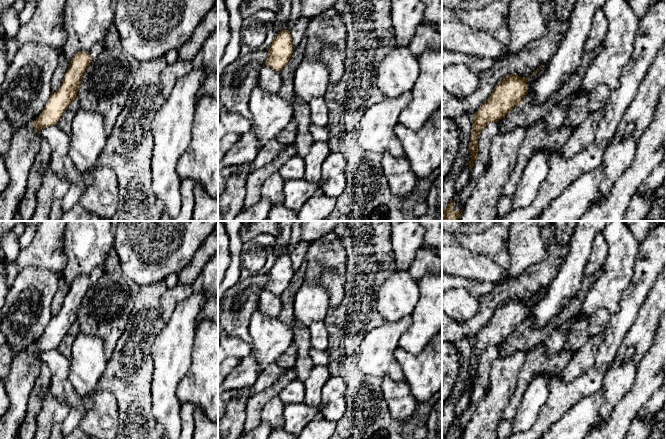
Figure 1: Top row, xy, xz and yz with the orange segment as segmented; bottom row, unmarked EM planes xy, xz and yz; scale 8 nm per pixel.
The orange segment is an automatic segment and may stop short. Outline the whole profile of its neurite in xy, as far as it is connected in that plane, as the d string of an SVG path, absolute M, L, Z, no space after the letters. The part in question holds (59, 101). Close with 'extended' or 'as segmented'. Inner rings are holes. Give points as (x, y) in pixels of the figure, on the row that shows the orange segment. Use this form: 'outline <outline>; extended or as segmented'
outline M86 51L76 53L70 60L60 88L52 92L44 110L32 124L38 134L42 128L57 125L70 103L77 98L79 85L90 62L90 54Z; as segmented

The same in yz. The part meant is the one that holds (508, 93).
outline M516 74L506 76L493 89L490 97L472 116L470 137L469 169L472 171L478 156L478 136L488 122L498 122L515 106L522 104L522 98L528 94L527 79Z; as segmented

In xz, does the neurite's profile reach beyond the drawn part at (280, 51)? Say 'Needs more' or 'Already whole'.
Already whole

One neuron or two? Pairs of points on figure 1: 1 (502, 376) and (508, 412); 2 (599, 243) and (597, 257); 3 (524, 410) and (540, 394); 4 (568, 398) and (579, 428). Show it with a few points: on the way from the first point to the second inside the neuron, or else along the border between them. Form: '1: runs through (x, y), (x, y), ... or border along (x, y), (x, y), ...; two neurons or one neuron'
1: border along (516, 381), (511, 399), (500, 419); two neurons
2: runs through (599, 246), (598, 254); one neuron
3: runs through (528, 406), (536, 398); one neuron
4: border along (591, 394), (581, 398), (554, 423); two neurons

